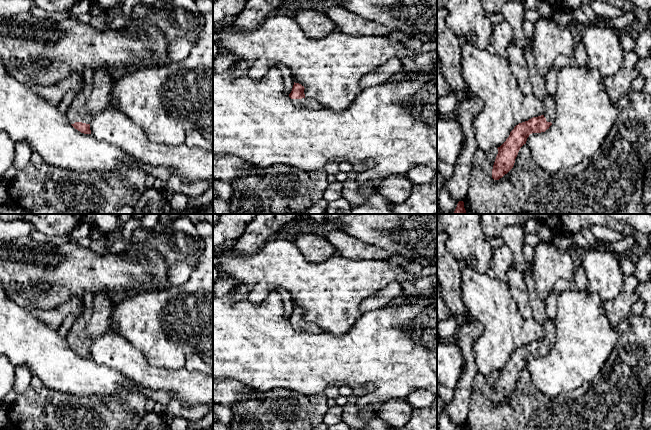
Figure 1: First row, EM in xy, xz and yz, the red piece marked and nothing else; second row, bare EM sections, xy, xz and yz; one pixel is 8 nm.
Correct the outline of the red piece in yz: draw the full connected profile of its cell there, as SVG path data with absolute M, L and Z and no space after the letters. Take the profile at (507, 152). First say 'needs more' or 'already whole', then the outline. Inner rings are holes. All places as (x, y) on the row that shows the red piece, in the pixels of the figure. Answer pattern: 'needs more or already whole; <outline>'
needs more; M548 94L543 103L545 106L543 115L516 125L506 141L497 148L498 154L492 169L492 178L494 180L499 180L513 168L518 152L526 144L530 134L545 132L554 122L556 118L554 96Z

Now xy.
needs more; M95 70L90 83L85 83L68 108L69 123L84 134L91 134L91 115L108 107L116 76L108 70Z

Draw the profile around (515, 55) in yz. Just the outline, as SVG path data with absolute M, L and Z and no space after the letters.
M511 43L507 47L507 59L510 63L510 69L522 92L525 95L532 95L532 85L524 50L519 48L516 44Z

